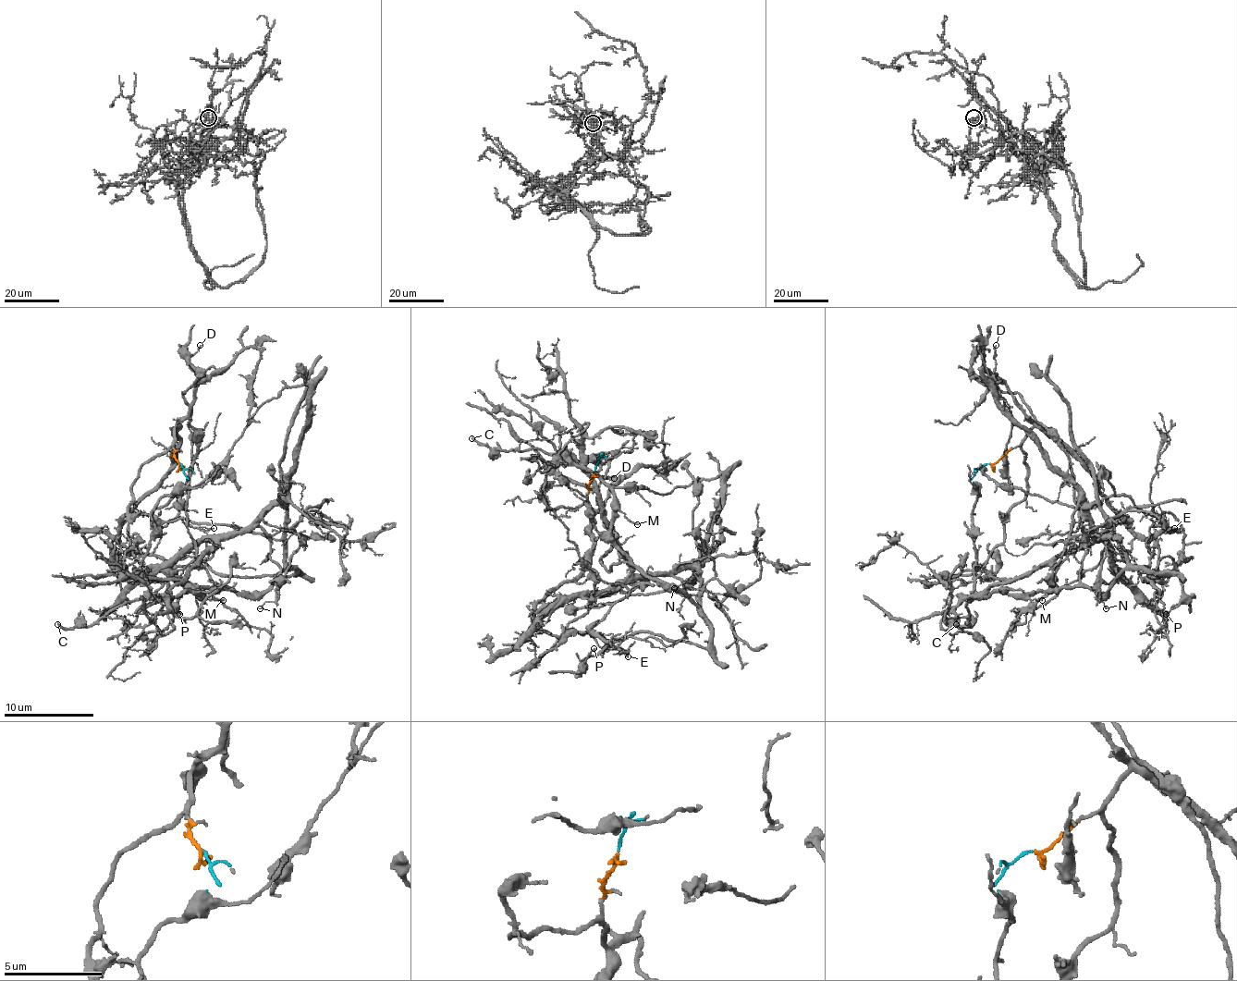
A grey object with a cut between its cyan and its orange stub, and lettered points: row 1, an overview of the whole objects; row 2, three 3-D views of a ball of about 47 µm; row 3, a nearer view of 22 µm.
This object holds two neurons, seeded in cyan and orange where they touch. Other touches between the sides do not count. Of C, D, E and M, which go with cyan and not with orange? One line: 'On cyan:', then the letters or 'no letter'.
On cyan: C, M

